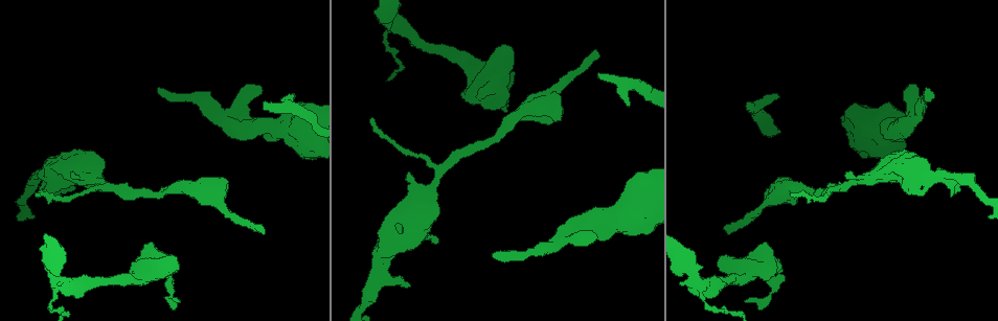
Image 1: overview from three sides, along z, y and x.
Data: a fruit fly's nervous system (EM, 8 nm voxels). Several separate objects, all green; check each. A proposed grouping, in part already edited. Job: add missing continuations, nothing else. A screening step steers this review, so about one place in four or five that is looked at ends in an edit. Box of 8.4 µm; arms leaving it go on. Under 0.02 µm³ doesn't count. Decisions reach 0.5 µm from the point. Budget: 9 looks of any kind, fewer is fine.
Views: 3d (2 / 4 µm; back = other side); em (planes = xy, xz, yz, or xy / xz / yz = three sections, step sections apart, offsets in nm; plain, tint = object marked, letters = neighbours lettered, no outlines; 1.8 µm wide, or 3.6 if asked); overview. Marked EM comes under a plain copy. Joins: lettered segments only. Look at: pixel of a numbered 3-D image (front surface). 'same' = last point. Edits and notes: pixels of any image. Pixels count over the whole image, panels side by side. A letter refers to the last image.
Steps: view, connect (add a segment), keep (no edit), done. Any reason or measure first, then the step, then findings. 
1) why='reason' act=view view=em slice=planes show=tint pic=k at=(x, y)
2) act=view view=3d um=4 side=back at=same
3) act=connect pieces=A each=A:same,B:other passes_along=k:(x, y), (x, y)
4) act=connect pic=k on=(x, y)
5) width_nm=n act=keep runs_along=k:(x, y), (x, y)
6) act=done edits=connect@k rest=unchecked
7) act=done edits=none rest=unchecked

why='free end' act=view view=3d um=4 pic=1 at=(747, 105)

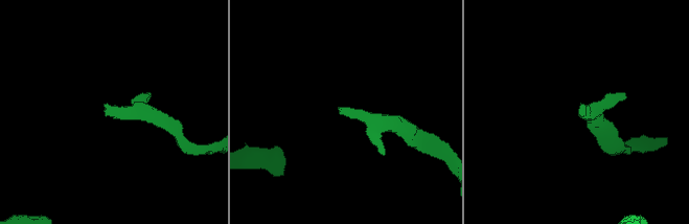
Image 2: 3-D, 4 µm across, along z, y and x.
act=view view=em slice=planes show=letters pic=2 at=(580, 103)

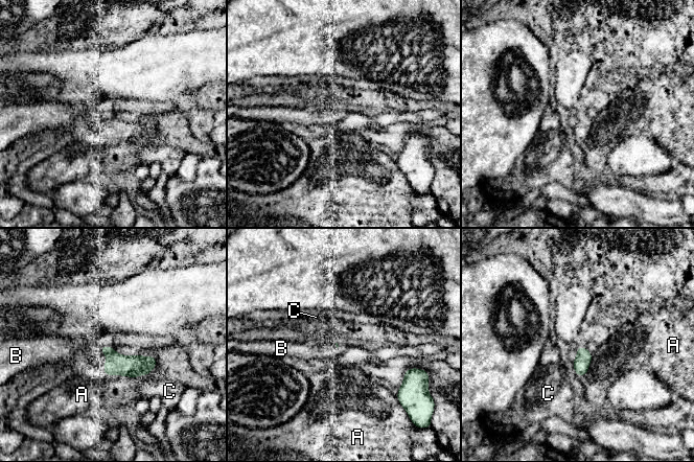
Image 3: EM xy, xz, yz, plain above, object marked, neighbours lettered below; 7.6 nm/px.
longest_contact=A:170nm act=connect pieces=B each=A:other,B:same,C:other found='it goes on there'

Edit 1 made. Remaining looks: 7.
why='thin end' act=view view=em slice=planes show=letters pic=1 at=(263, 226)

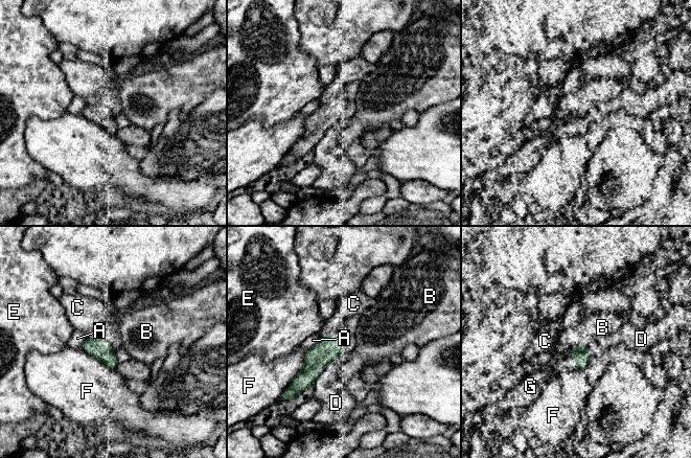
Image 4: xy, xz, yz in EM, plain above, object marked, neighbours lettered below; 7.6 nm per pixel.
longest_contact=D:400nm act=connect pieces=G each=A:other,B:other,C:other,D:other,E:other,F:other,G:same found='the neuron continues'

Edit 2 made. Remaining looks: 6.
act=view view=overview

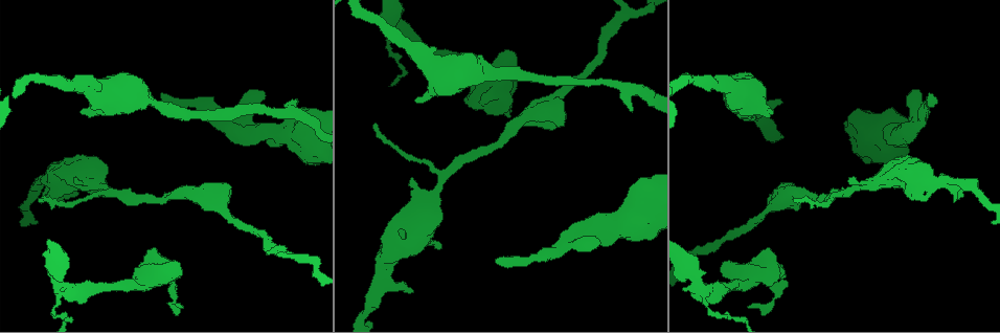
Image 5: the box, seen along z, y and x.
why='free end' act=view view=em slice=yz step=4 show=letters pic=5 at=(931, 95)

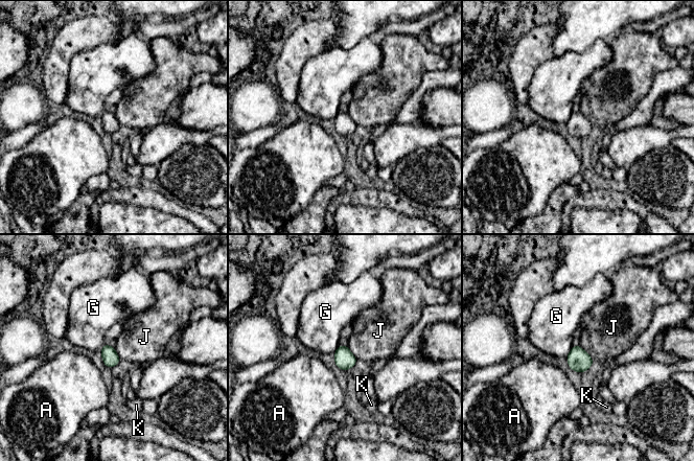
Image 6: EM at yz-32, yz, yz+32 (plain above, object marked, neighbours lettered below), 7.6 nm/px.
act=keep each=A:other,G:other,J:other,K:other found='no lettered segment goes on from it'

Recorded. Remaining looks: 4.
why='side arm on a straight run' act=view view=em slice=yz step=16 show=tint pic=5 at=(247, 128)

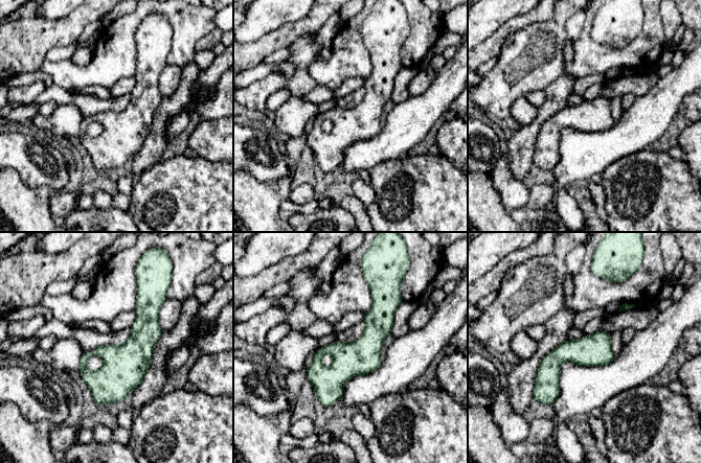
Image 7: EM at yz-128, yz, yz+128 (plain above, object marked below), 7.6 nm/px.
why='another direction' act=view view=em slice=planes show=tint at=same

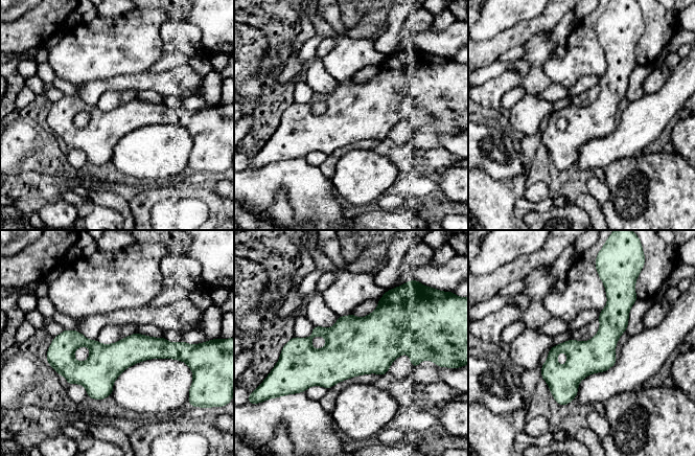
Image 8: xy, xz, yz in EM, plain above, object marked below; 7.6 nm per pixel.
why='what lies round it' act=view view=em slice=planes show=letters at=same

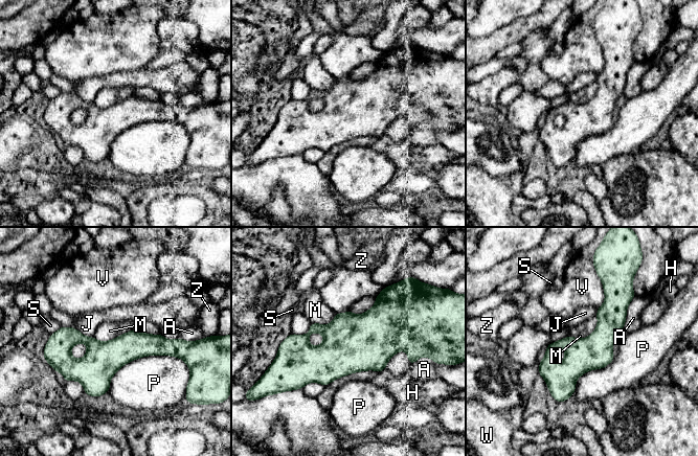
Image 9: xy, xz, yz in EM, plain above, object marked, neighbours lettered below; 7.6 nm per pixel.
width_nm=260 act=keep each=A:other,H:other,J:other,M:other,P:other,S:other,V:other,W:other,Z:other found='none of them fits'

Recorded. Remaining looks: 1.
act=done edits=connect@3,connect@4 rest=unchecked

